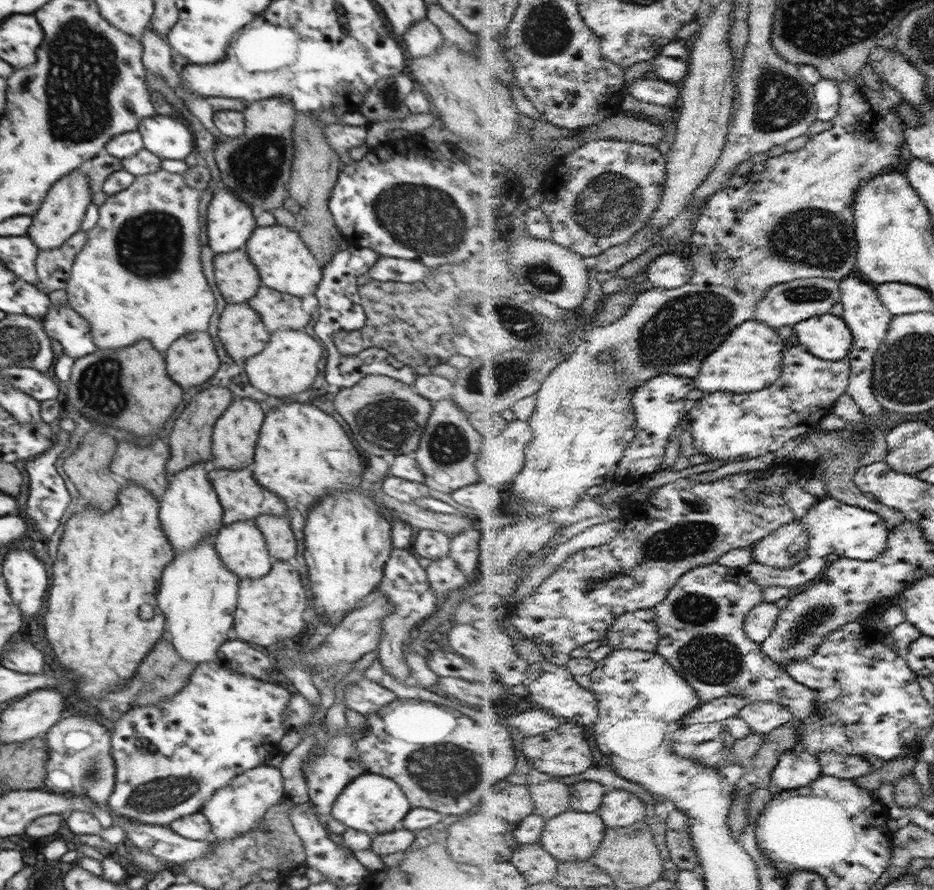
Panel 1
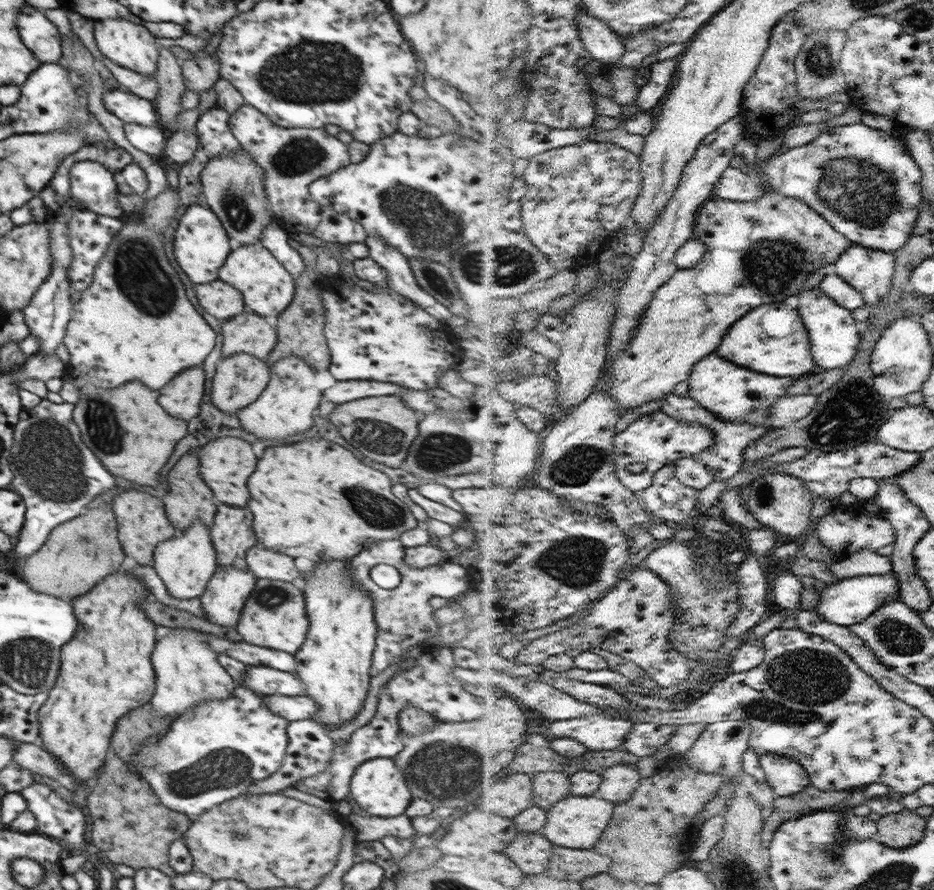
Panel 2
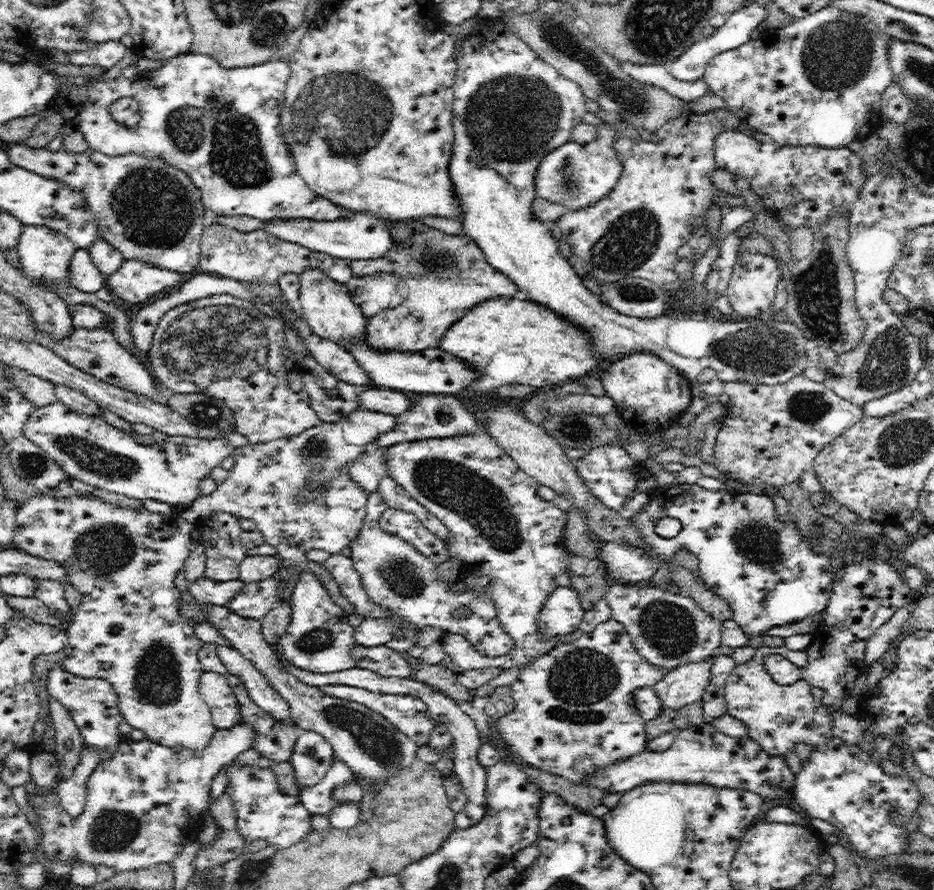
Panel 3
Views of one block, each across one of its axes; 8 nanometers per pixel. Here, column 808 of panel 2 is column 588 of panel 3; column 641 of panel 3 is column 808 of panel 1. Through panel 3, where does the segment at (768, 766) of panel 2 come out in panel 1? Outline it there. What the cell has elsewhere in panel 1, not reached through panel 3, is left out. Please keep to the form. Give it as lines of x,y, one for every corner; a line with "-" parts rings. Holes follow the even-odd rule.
799,747
781,756
773,783
783,790
801,789
813,785
824,772
819,756

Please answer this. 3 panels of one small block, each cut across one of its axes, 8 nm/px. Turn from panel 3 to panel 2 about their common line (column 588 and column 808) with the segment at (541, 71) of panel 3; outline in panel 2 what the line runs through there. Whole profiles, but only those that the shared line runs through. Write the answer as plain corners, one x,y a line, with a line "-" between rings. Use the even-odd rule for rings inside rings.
821,286
801,291
798,296
800,297
798,309
810,331
814,348
813,355
817,364
828,370
846,368
848,364
852,364
864,335
863,326
857,321
853,311
838,304

